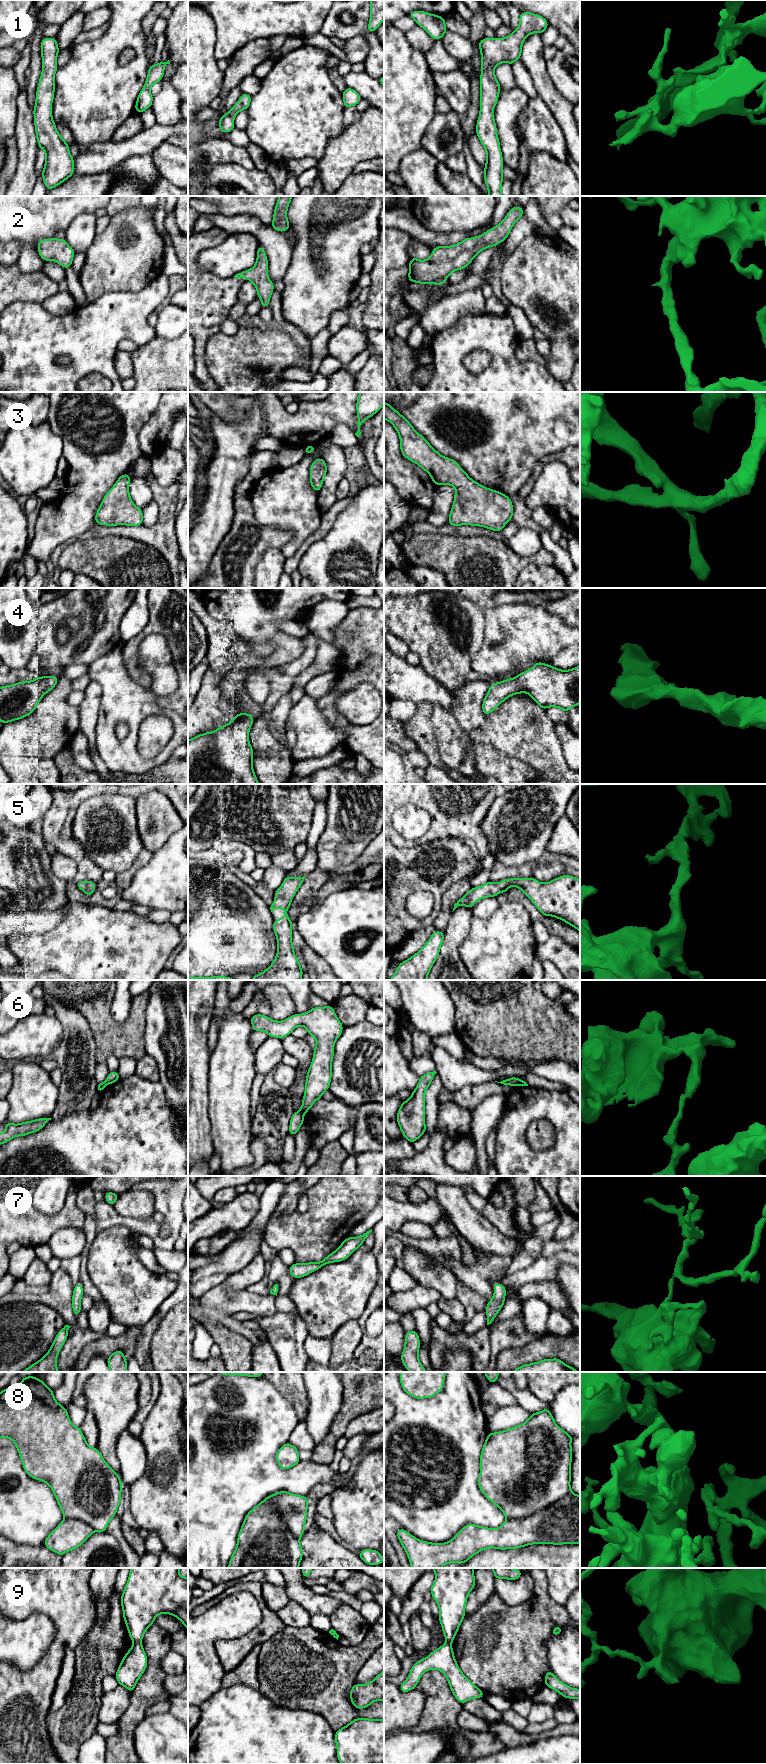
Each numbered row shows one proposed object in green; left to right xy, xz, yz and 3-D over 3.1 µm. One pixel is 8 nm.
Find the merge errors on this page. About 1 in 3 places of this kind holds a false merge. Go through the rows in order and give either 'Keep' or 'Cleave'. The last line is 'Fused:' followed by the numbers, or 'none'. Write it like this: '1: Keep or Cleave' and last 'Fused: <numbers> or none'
1: Keep
2: Keep
3: Keep
4: Keep
5: Keep
6: Cleave
7: Keep
8: Keep
9: Cleave
Fused: 6, 9

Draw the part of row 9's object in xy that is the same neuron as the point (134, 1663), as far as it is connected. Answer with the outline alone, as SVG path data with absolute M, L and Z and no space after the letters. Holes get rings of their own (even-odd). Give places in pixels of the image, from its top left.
M134 1643L129 1651L124 1655L118 1670L116 1680L119 1685L128 1689L130 1694L136 1683L147 1668L147 1655L141 1643Z

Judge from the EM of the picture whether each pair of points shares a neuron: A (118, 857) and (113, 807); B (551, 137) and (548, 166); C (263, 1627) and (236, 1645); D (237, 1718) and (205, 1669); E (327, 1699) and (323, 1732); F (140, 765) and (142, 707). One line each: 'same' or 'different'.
A: same
B: different
C: same
D: different
E: different
F: same

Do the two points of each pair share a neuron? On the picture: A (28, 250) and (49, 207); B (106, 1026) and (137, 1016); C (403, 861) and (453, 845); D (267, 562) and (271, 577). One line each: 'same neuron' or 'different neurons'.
A: same neuron
B: same neuron
C: same neuron
D: same neuron

